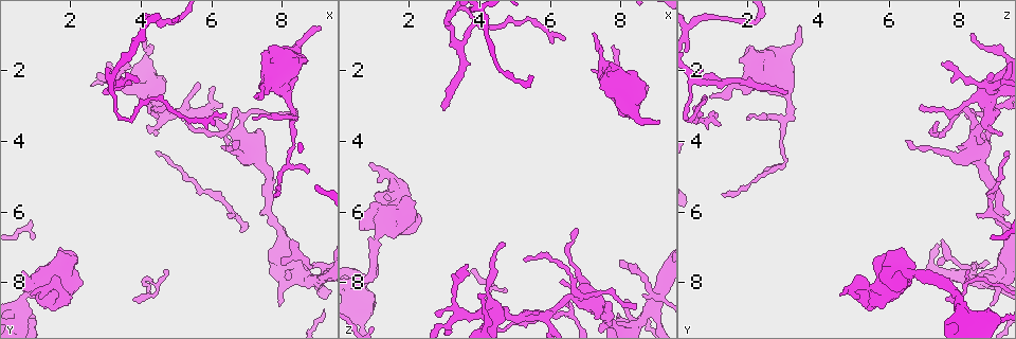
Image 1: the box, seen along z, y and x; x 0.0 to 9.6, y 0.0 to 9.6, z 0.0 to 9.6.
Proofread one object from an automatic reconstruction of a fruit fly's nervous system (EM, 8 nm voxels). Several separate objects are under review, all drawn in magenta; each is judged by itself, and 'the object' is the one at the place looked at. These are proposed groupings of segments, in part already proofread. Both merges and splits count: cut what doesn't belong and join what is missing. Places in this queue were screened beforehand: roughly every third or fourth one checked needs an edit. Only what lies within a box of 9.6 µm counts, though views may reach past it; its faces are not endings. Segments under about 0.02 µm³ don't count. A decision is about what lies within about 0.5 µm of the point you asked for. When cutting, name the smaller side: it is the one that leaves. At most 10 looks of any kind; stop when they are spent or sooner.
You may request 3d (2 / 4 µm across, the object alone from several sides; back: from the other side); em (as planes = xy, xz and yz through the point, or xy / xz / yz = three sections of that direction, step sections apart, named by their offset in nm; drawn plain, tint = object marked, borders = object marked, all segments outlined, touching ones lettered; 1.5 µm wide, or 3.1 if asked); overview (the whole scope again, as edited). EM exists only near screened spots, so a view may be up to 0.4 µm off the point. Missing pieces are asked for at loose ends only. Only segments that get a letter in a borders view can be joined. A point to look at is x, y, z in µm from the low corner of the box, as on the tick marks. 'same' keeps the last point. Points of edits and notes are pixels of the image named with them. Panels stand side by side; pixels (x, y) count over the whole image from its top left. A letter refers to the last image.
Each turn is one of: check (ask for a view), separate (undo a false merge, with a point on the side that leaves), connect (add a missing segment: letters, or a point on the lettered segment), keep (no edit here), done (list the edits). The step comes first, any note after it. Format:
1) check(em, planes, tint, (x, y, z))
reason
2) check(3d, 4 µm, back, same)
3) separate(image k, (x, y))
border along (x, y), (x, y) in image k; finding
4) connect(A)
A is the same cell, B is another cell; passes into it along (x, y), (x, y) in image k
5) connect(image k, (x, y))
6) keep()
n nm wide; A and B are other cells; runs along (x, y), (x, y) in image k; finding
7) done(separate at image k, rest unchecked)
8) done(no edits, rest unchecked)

check(em, xz, step 8, borders, (8.70, 4.90, 2.35))
branch stops here

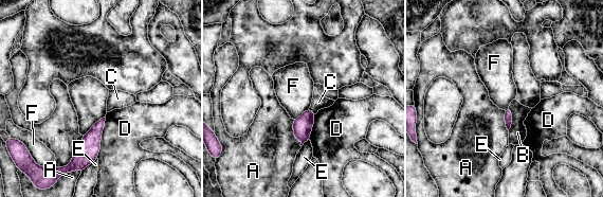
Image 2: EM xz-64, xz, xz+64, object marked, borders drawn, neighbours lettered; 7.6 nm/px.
keep()
A, B, C, D, E and F are other cells; border along (105, 115), (83, 135) in image 2; none of them fits

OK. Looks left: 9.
check(em, planes, borders, (1.00, 8.35, 4.60))
an open end

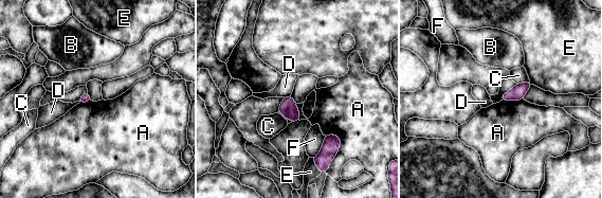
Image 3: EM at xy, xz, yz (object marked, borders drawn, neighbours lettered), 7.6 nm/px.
keep()
A, B, C, D, E and F are other cells; border along (334, 133), (340, 148), (328, 165) in image 3; no lettered segment goes on from it

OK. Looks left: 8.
check(3d, 4 µm, back, (7.55, 4.80, 8.70))
sudden change in width

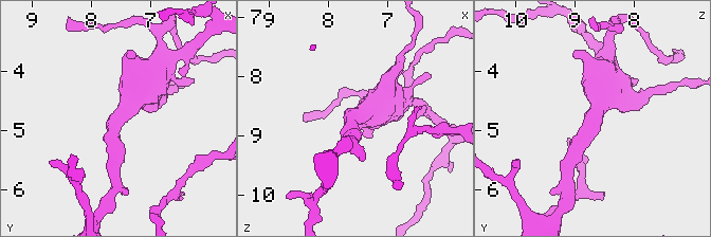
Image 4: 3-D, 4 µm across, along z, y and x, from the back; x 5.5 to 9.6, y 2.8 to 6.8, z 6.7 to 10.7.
check(em, planes, tint, (7.55, 4.75, 8.70))
now the EM

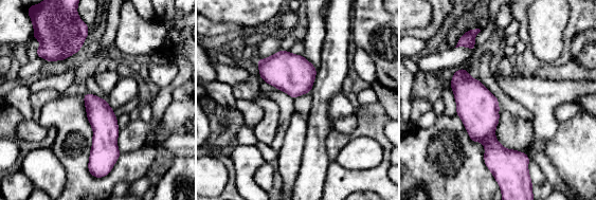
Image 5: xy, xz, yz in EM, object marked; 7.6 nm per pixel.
check(em, planes, borders, same)

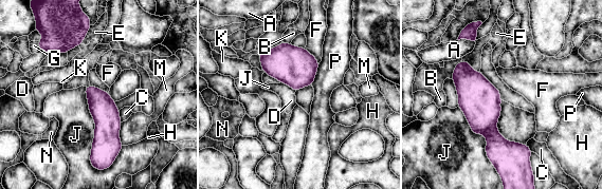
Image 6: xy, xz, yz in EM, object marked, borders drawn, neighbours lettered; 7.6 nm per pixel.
keep()
A, B, C, D, E, F, G, H, J, K, M, N and P are other cells; runs along (88, 89), (105, 113), (105, 154) in image 6; all the same neuron

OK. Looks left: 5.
check(3d, 2 µm, (8.40, 3.10, 8.70))
branch stops here

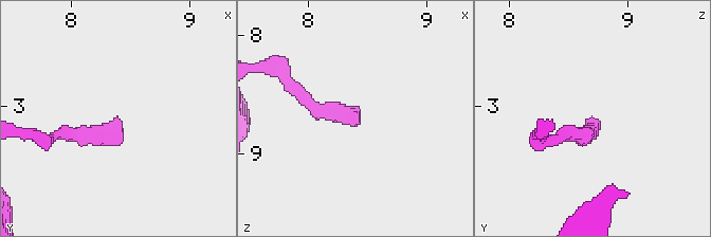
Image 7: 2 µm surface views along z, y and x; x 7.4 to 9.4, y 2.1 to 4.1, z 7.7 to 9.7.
check(em, yz, step 8, tint, (8.36, 3.10, 8.66))
need the tissue

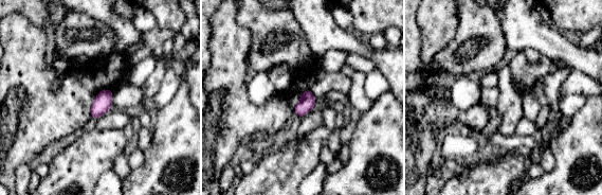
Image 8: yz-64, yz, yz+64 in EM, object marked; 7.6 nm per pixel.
check(em, planes, borders, same)

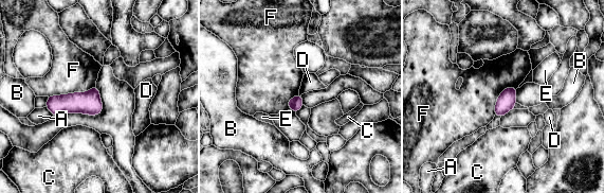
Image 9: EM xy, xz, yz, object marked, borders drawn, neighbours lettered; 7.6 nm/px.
keep()
F touches over 380 nm; A, B, C, D, E and F are other cells; no lettered segment goes on from it

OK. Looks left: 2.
done(no edits, rest unchecked)

